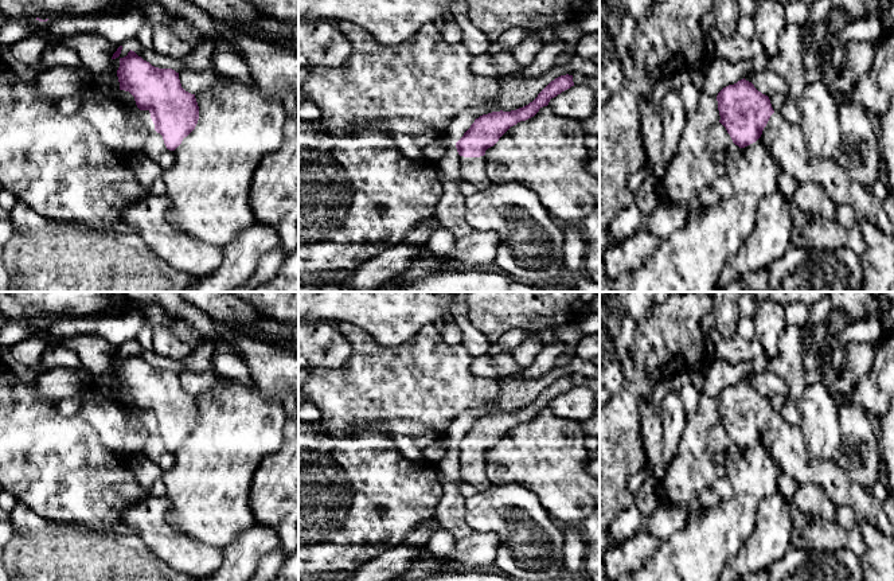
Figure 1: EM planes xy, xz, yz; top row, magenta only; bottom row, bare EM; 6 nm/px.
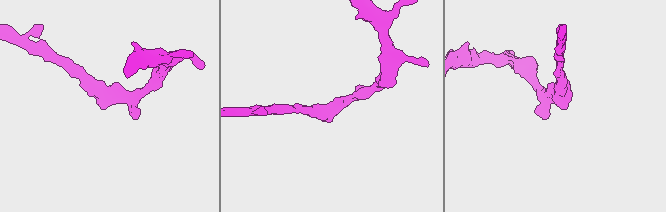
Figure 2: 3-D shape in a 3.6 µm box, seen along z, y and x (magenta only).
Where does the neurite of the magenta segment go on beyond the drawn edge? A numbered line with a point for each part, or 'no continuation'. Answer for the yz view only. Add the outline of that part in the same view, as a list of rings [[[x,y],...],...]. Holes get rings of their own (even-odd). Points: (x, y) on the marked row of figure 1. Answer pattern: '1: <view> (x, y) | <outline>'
1: yz (785, 143) | [[[776,112],[762,130],[762,141],[782,171],[799,183],[817,183],[836,204],[850,204],[858,221],[867,221],[894,237],[894,222],[866,187],[851,180],[834,159],[816,159],[807,147],[799,125],[782,120]]]

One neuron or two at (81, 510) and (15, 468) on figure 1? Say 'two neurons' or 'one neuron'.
one neuron

